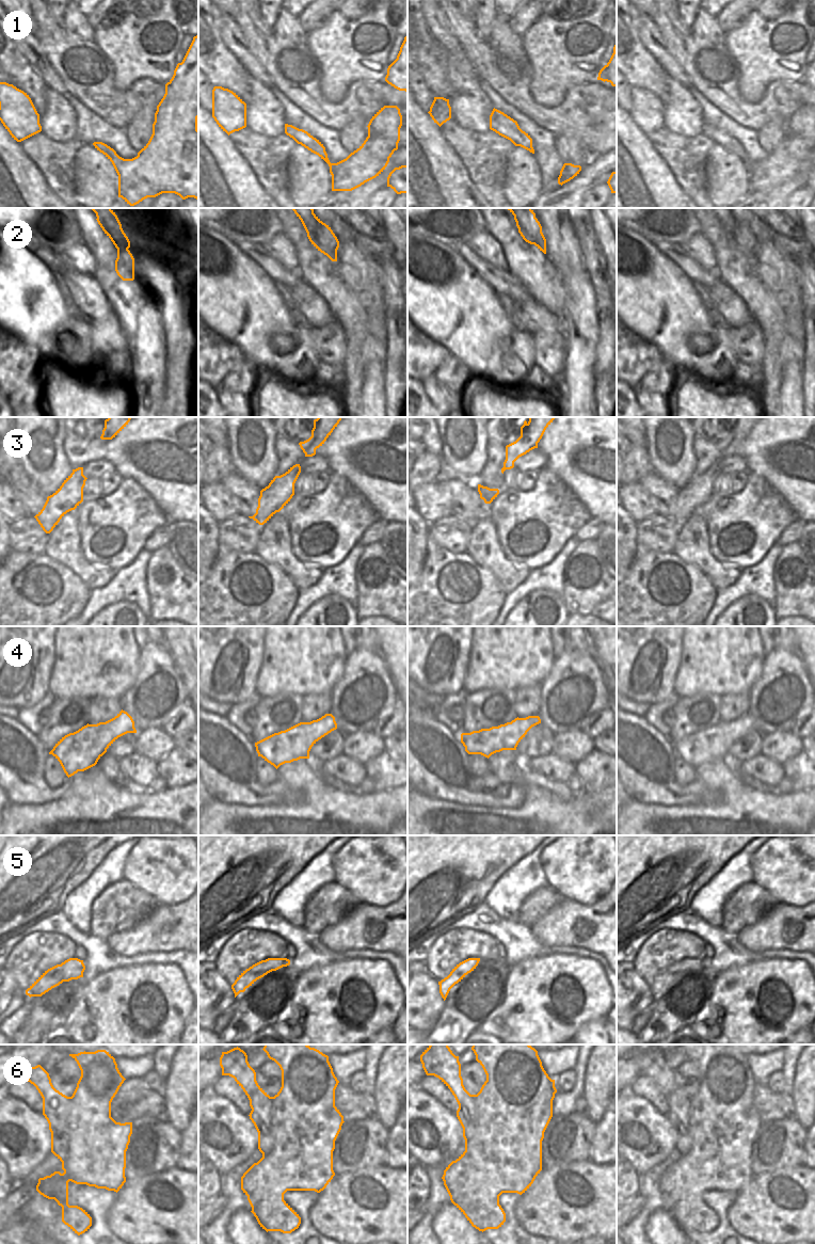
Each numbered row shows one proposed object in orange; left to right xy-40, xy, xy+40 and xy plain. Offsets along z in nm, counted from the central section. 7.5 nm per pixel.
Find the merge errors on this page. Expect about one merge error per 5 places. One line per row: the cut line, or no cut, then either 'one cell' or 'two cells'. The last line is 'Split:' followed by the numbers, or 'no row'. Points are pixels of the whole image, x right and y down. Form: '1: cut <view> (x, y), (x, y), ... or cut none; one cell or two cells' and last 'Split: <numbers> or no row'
1: cut none; one cell
2: cut none; one cell
3: cut none; one cell
4: cut none; one cell
5: cut none; one cell
6: cut xy-40 (70, 1097), (68, 1157), (62, 1163); two cells
Split: 6

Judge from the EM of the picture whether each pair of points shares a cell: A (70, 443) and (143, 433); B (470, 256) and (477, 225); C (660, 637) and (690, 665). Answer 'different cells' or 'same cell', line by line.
A: same cell
B: different cells
C: different cells

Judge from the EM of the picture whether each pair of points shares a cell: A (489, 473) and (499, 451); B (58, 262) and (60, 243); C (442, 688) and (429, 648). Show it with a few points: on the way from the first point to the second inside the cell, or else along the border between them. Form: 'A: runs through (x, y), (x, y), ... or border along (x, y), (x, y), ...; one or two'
A: runs through (493, 467), (495, 457); one
B: border along (36, 240), (54, 252), (61, 253); two
C: runs through (437, 679), (437, 660), (435, 657); one

